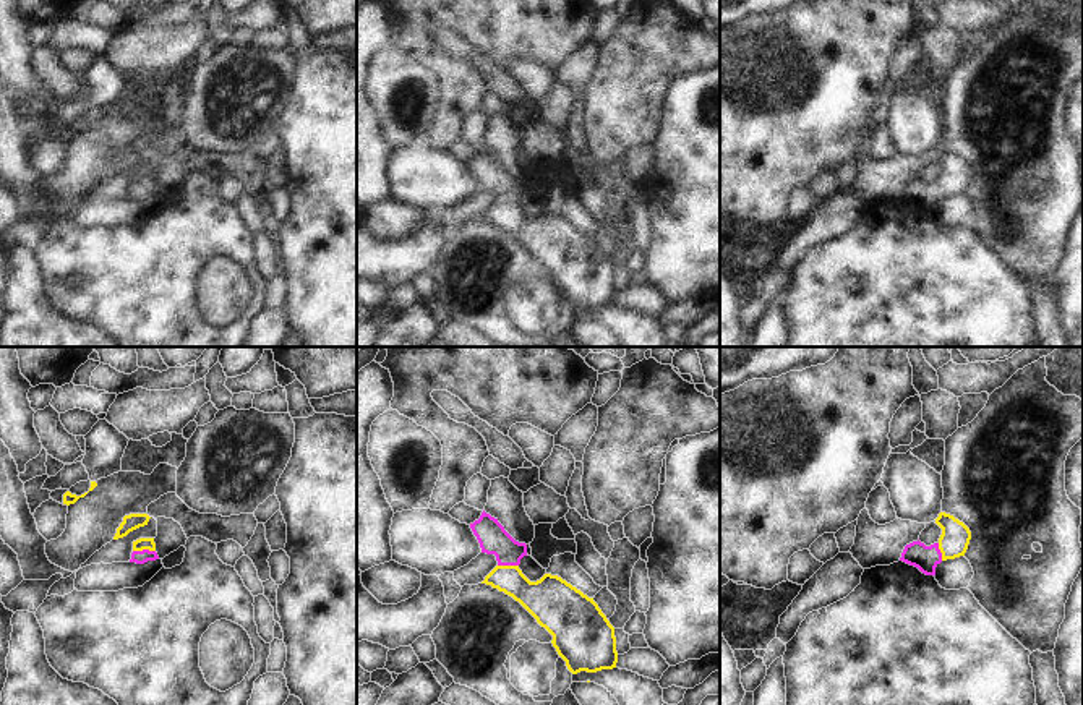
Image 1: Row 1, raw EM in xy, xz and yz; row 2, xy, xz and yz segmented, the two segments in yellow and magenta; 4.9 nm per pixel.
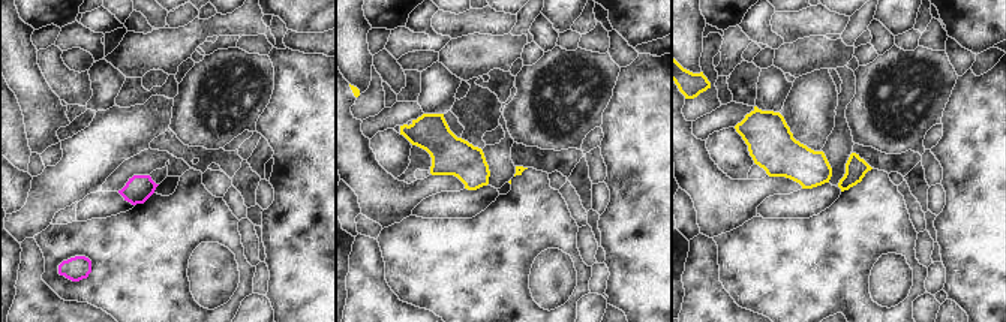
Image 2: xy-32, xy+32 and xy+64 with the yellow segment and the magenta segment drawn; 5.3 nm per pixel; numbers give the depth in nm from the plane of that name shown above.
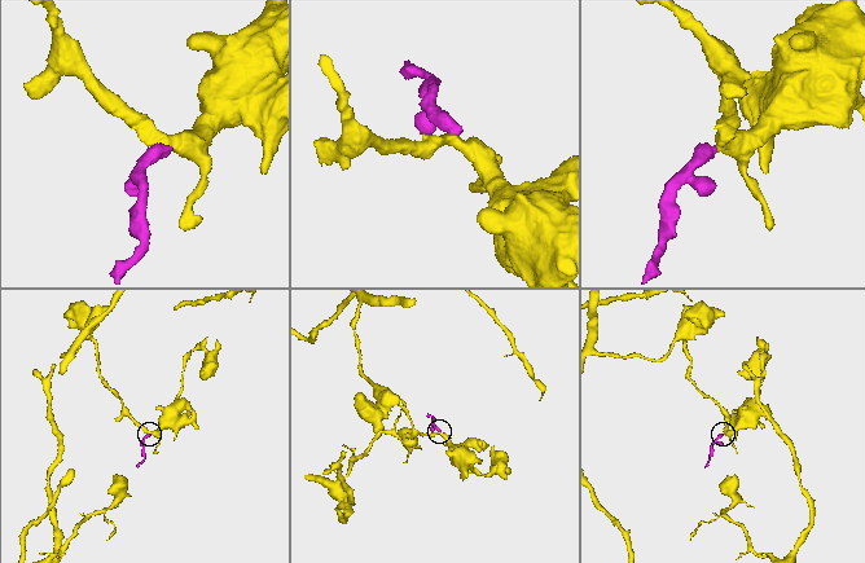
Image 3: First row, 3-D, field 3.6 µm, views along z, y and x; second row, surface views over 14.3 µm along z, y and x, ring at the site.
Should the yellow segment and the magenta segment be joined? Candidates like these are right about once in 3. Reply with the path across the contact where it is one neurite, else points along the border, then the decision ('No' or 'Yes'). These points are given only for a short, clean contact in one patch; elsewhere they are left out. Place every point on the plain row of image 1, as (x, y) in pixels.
Path across: xy (143, 180), (143, 185), (143, 193). Yes

